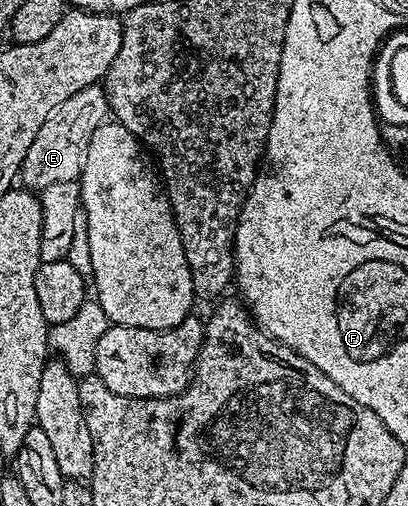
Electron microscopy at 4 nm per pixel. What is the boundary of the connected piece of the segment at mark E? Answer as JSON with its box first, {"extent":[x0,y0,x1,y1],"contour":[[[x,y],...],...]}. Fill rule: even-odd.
{"extent":[19,85,110,193],"contour":[[[94,85],[87,89],[79,89],[63,105],[55,105],[35,133],[35,141],[31,141],[31,149],[27,149],[27,157],[23,157],[23,165],[19,176],[22,188],[39,193],[47,185],[55,185],[55,181],[78,181],[87,157],[87,145],[91,145],[91,137],[99,125],[103,125],[110,118],[109,96],[105,88]]]}

